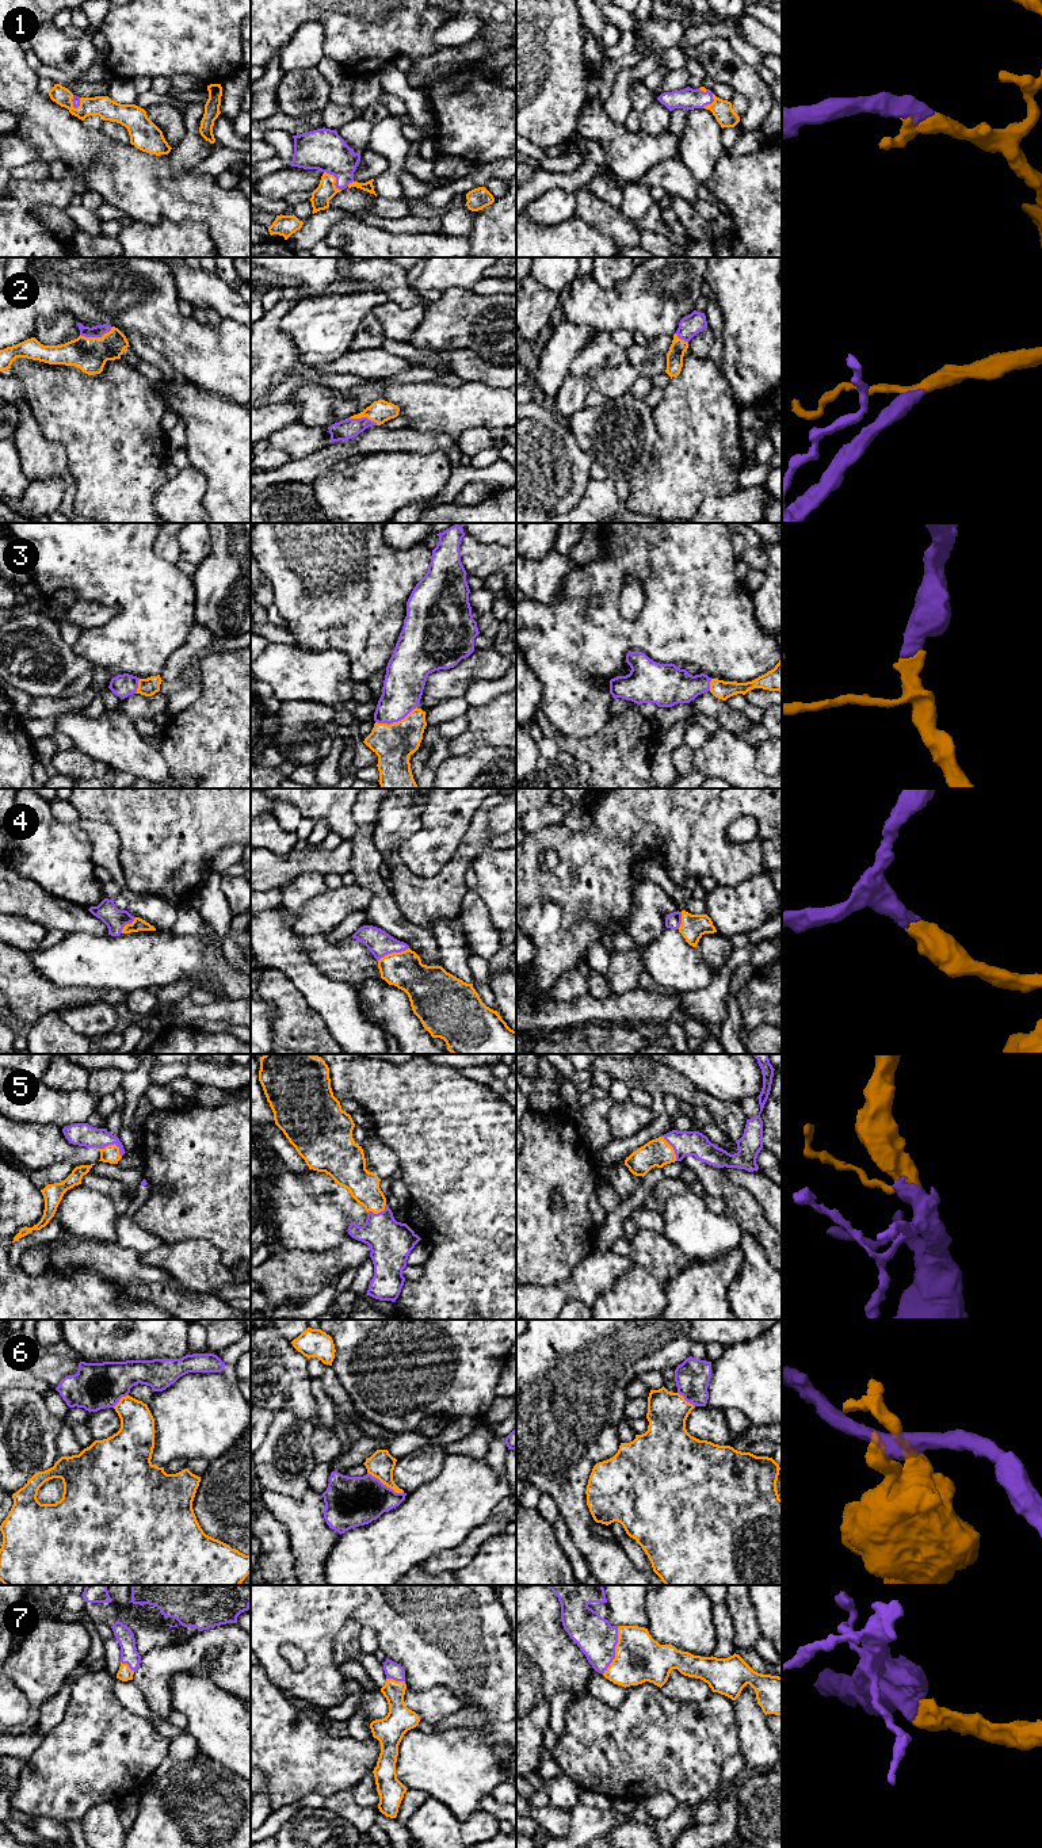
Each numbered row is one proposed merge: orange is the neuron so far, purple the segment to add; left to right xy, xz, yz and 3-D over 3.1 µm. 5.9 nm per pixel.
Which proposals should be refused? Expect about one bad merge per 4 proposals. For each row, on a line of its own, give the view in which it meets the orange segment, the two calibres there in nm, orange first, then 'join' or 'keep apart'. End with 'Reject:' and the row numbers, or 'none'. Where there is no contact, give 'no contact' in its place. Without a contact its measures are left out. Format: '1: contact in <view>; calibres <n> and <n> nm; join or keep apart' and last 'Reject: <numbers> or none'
1: contact in xz; calibres 110 and 240 nm; join
2: contact in xy; calibres 200 and 70 nm; join
3: contact in xz; calibres 240 and 240 nm; join
4: contact in xz; calibres 220 and 150 nm; join
5: contact in xy; calibres 100 and 140 nm; join
6: contact in xz; calibres 160 and 300 nm; join
7: contact in yz; calibres 280 and 240 nm; join
Reject: none

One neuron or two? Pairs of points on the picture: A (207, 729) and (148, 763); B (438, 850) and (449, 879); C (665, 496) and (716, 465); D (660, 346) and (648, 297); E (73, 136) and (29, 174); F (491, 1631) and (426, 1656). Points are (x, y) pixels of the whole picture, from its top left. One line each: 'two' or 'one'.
A: two
B: two
C: one
D: two
E: two
F: one

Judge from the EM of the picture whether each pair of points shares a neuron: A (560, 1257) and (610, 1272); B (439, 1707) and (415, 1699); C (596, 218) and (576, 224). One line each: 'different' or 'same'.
A: different
B: same
C: different

